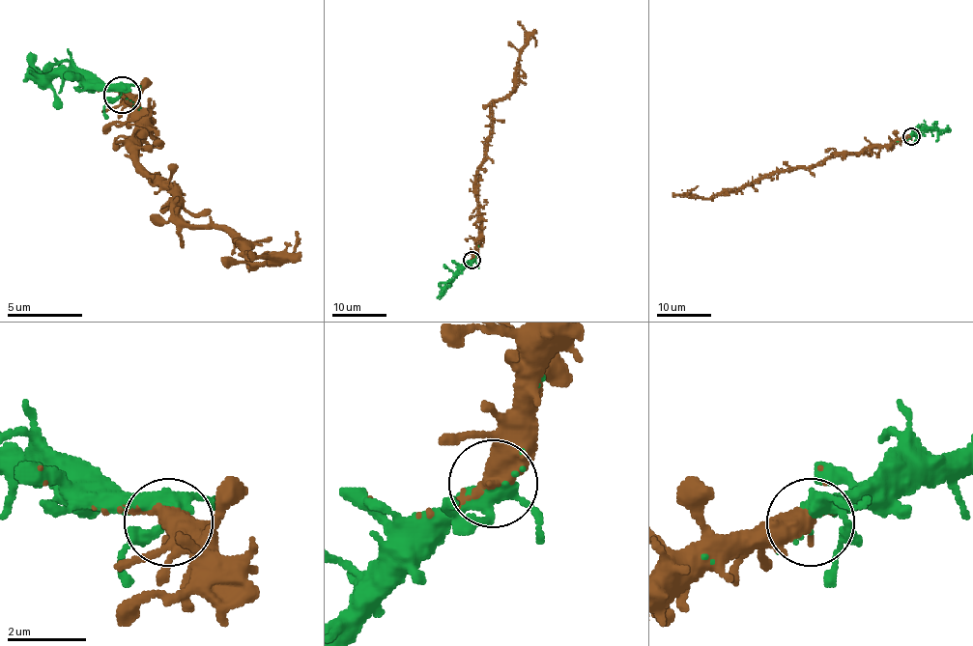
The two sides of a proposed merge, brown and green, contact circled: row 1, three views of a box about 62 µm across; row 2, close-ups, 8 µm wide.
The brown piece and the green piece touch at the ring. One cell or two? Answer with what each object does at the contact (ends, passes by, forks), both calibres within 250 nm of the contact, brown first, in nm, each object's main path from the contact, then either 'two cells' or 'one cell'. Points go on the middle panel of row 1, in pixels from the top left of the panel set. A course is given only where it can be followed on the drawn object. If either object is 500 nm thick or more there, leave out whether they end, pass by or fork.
brown passes by; green forks there; 440 nm thick on the brown side, 340 nm on the other; brown runs (472, 260), (480, 238), (477, 170), (491, 130), (491, 107), (512, 90), (526, 31), (518, 21); green runs (473, 260), (437, 297); one cell

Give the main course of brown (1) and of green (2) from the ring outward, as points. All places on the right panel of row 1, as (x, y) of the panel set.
1: (911, 136), (859, 152), (839, 152), (809, 167), (770, 172), (709, 198), (672, 192)
2: (911, 136), (922, 134), (927, 130), (949, 131)

